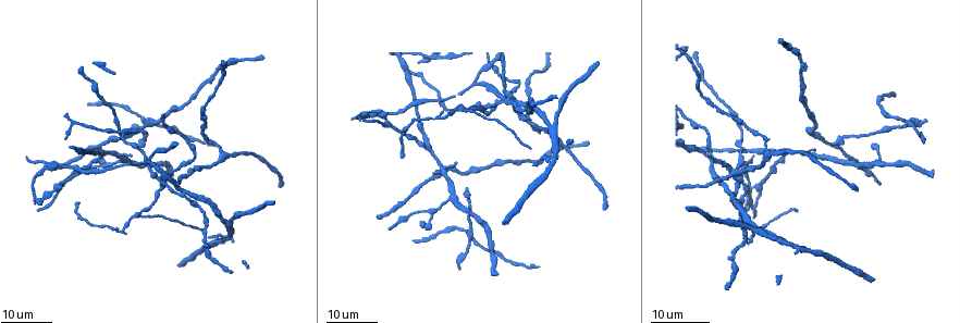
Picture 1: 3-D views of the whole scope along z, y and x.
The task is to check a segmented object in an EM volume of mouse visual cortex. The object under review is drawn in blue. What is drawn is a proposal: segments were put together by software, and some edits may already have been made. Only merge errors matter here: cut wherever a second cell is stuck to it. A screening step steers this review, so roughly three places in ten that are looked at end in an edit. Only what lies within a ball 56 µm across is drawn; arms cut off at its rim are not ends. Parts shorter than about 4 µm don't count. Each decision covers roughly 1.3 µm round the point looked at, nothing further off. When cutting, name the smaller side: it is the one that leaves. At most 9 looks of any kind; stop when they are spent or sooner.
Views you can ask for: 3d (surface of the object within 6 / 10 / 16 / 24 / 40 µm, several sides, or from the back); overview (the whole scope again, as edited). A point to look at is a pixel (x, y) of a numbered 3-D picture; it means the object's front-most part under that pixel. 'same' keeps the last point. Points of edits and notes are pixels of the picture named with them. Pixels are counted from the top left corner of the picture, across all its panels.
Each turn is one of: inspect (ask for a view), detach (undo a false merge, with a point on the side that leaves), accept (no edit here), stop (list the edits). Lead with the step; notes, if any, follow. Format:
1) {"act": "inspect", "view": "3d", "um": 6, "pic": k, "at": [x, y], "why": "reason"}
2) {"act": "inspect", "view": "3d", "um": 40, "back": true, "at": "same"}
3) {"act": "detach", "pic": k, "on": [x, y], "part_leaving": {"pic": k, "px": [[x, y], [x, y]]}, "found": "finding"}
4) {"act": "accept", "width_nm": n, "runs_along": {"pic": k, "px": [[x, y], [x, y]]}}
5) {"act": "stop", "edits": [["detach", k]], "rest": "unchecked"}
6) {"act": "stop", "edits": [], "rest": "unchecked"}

{"act": "inspect", "view": "3d", "um": 24, "pic": 1, "at": [465, 111], "why": "three arms meet"}

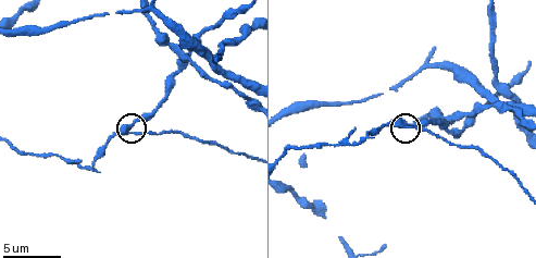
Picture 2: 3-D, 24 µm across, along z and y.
{"act": "inspect", "view": "3d", "um": 10, "pic": 2, "at": [404, 126], "why": "zoom in"}

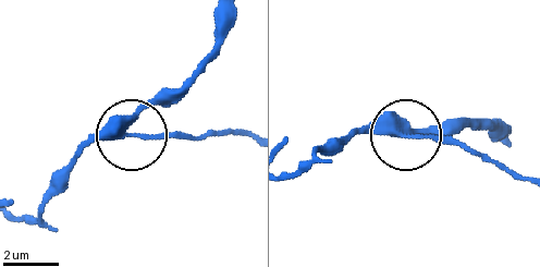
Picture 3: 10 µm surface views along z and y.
{"act": "inspect", "view": "3d", "um": 10, "back": true, "pic": 3, "at": [128, 127]}

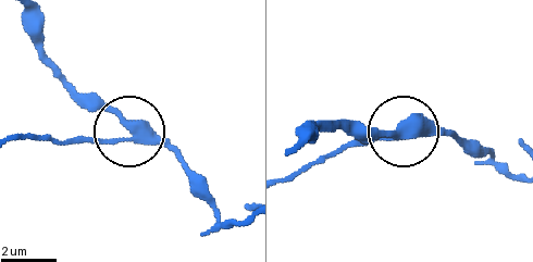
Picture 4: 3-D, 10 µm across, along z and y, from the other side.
{"act": "detach", "pic": 4, "on": [102, 142], "side_arm_um": 17, "part_leaving": {"pic": 4, "px": [[144, 145], [118, 137], [13, 140]]}, "found": "two cells meet here"}

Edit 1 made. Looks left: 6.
{"act": "inspect", "view": "3d", "um": 10, "pic": 2, "at": [496, 80], "why": "three arms meet"}

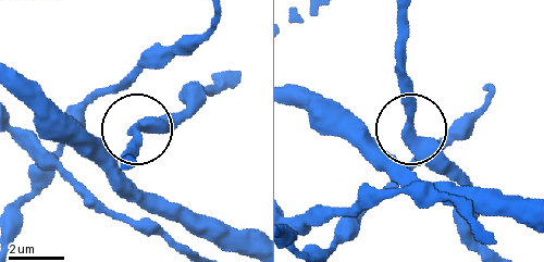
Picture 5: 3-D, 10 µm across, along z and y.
{"act": "accept", "found": "all the same cell"}

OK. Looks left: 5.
{"act": "inspect", "view": "3d", "um": 10, "pic": 2, "at": [93, 163]}

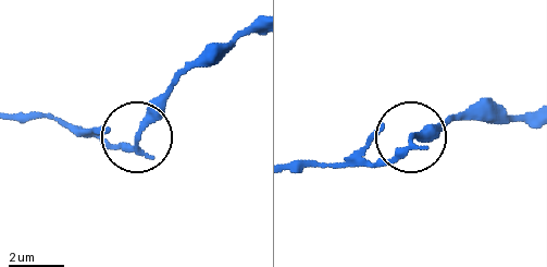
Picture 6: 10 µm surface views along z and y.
{"act": "detach", "pic": 6, "on": [104, 129], "part_leaving": {"pic": 6, "px": [[136, 152], [47, 117], [19, 117]]}, "found": "a second cell is stuck on"}

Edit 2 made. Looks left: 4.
{"act": "inspect", "view": "3d", "um": 10, "pic": 2, "at": [458, 116], "why": "four or more arms meet"}

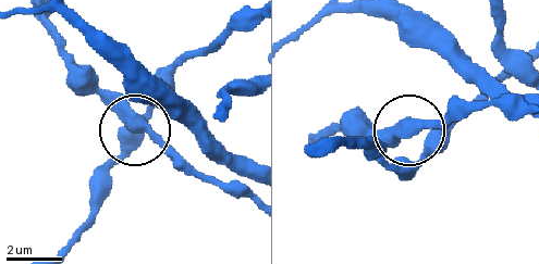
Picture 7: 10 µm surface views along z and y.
{"act": "accept", "side_arm_um": 25, "found": "one cell here"}

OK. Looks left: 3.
{"act": "stop", "edits": [["detach", 4], ["detach", 6]], "rest": "unchecked"}

